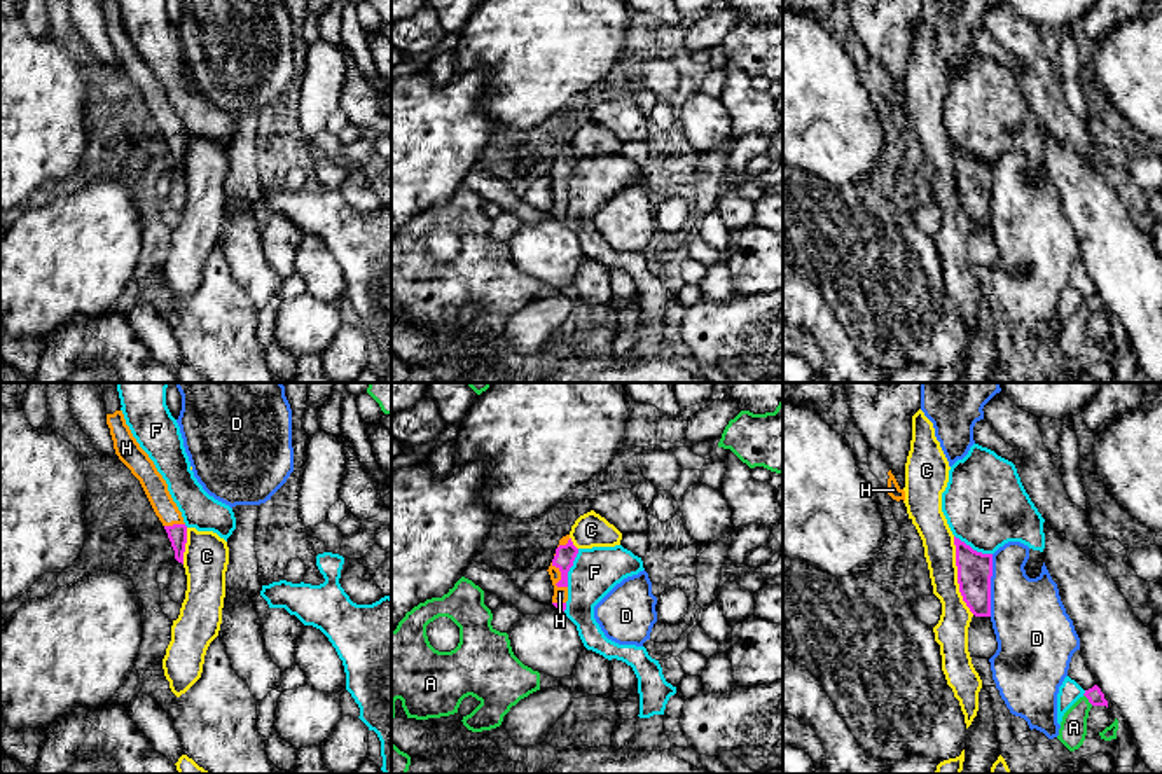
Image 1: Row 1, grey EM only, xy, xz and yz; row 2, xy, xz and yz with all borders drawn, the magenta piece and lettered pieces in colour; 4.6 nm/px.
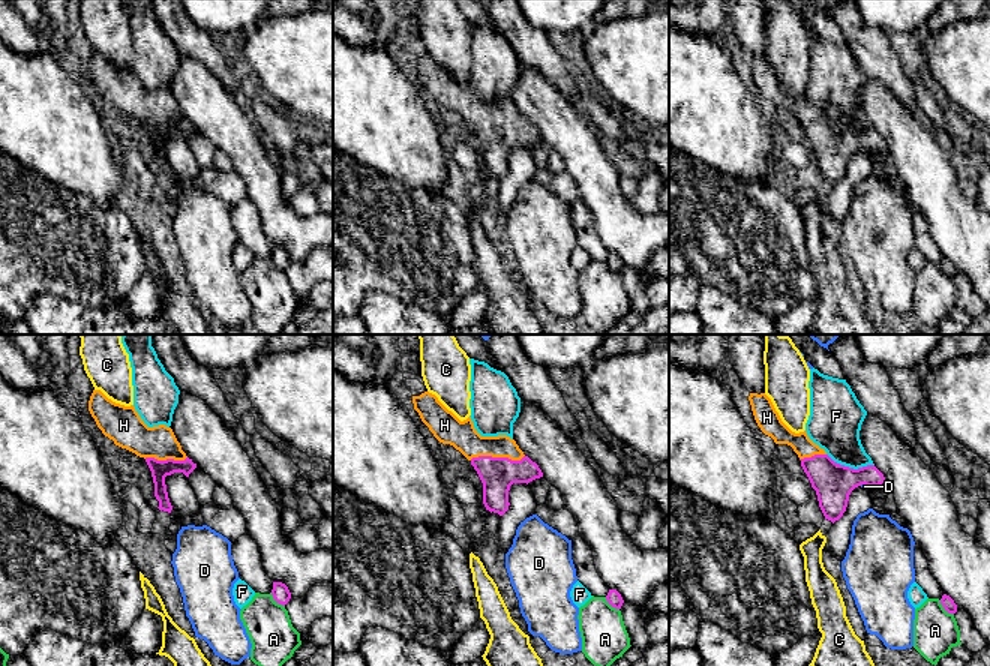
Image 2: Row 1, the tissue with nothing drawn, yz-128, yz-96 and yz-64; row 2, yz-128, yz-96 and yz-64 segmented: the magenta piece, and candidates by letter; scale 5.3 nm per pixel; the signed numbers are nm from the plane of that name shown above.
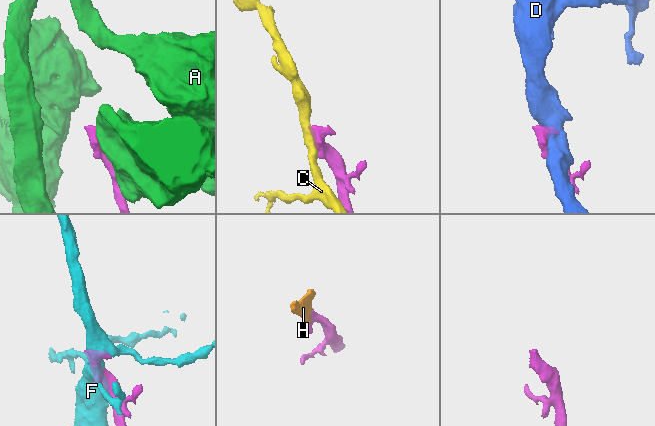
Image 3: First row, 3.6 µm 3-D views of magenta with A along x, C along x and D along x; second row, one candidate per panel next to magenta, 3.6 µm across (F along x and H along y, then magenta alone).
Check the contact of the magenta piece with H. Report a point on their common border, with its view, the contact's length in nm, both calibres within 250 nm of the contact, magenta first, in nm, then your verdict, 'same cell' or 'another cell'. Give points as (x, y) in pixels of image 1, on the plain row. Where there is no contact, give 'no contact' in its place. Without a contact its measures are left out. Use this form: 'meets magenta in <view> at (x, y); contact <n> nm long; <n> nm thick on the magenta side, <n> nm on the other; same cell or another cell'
meets magenta in xz at (561, 187); contact 140 nm long; 100 nm thick on the magenta side, 60 nm on the other; same cell

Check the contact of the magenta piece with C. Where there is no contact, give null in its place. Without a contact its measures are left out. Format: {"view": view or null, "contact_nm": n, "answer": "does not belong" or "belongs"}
{"view": "yz", "contact_nm": 380, "answer": "does not belong"}

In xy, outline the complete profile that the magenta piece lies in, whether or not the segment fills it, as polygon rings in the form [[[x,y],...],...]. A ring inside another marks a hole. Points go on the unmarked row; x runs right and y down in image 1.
[[[103,0],[103,10],[115,63],[140,89],[156,124],[159,126],[168,142],[168,147],[175,159],[175,168],[183,173],[187,135],[183,131],[182,121],[173,110],[168,100],[168,93],[157,80],[154,70],[140,56],[129,35],[126,33],[124,23],[121,19],[122,14],[119,0]]]

